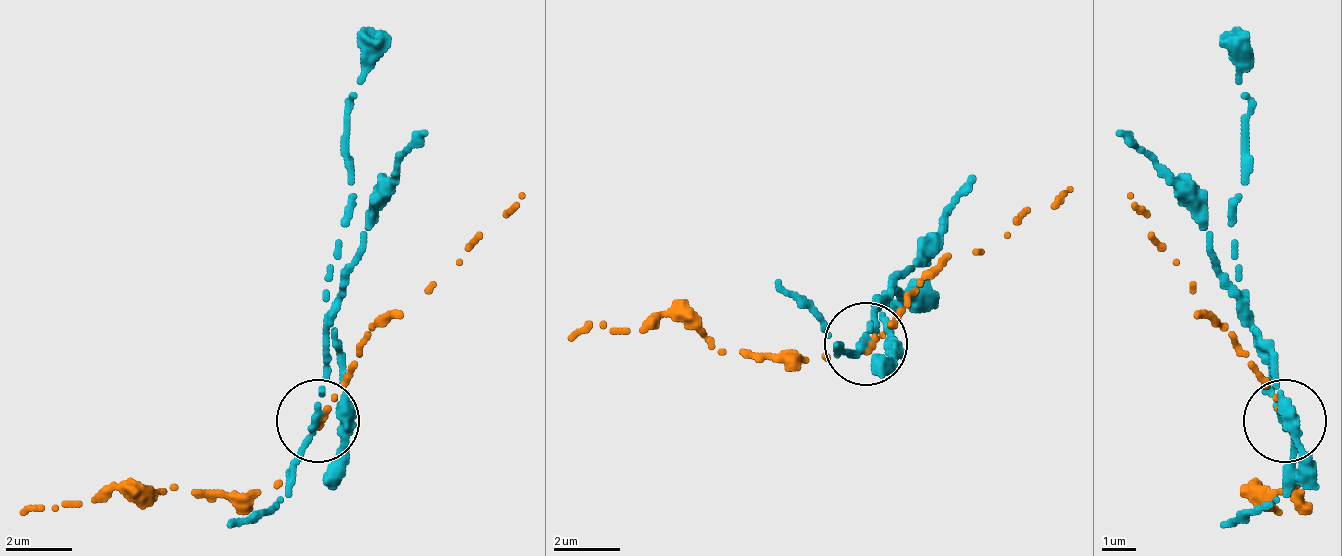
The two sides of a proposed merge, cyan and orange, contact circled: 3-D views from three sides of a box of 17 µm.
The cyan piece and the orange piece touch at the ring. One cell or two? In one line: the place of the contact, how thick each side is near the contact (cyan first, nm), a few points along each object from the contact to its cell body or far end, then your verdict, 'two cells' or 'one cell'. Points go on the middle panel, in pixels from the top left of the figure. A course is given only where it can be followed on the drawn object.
at (865, 343); 190 nm thick on the cyan side, 180 nm on the other; cyan runs (863, 341), (872, 299), (888, 291), (897, 308), (930, 308); orange runs (863, 349), (938, 266), (1072, 191); two cells

